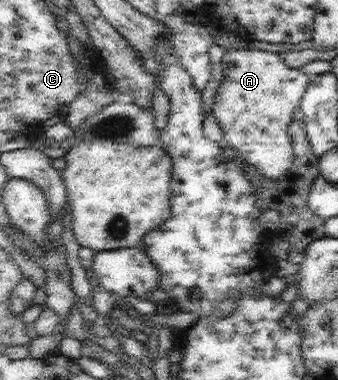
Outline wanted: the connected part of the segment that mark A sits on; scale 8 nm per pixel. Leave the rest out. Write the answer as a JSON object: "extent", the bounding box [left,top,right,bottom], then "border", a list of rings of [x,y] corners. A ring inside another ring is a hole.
{"extent":[213,49,312,183],"border":[[[256,49],[228,50],[222,59],[224,77],[218,89],[216,103],[213,107],[216,118],[222,123],[226,132],[226,143],[238,151],[238,155],[249,164],[254,165],[263,175],[280,183],[297,161],[294,147],[293,123],[297,121],[305,95],[309,93],[312,76],[301,68],[292,68],[282,55]]]}

